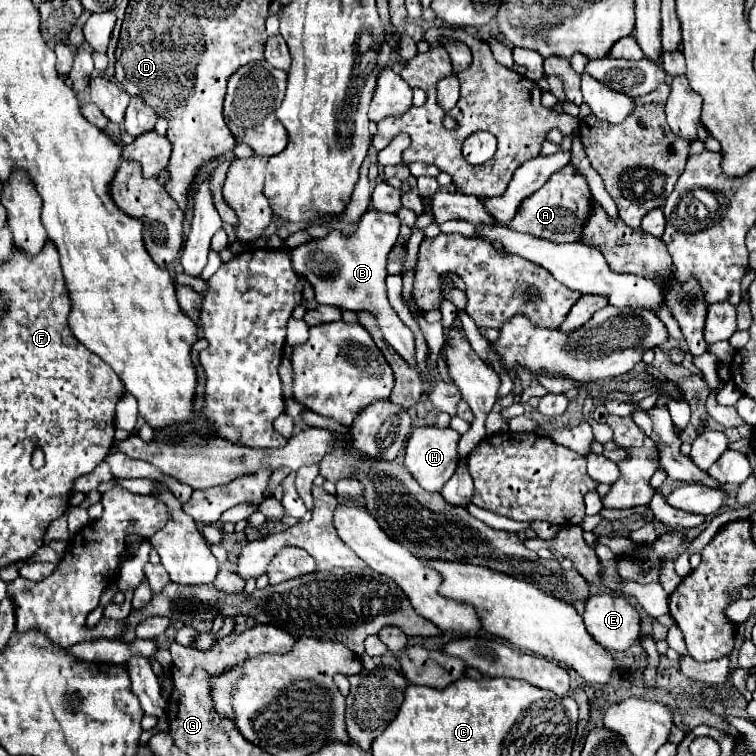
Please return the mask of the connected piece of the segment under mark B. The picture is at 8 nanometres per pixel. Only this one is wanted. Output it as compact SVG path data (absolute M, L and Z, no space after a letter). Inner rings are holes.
M368 210L362 214L358 228L352 236L344 238L336 232L328 234L326 238L316 240L314 244L310 244L312 250L320 252L334 252L338 248L342 248L342 260L332 260L338 264L338 272L334 276L328 274L318 274L312 270L304 270L304 274L300 274L302 278L306 278L316 292L316 302L318 304L332 304L332 306L342 306L348 308L352 312L356 310L368 310L376 316L378 326L384 332L384 340L414 368L418 370L416 364L416 350L414 350L414 334L408 326L404 326L404 322L398 318L398 314L394 312L394 308L390 306L388 298L386 298L386 258L388 252L392 250L392 246L396 244L400 232L400 220L396 214L384 214L384 212L376 212L376 210Z

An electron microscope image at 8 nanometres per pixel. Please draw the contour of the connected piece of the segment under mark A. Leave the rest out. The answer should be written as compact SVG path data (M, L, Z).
M572 164L564 166L560 172L552 174L550 180L544 184L544 188L536 190L524 204L520 204L512 224L508 228L524 234L532 234L536 238L550 240L554 244L564 244L564 242L578 242L580 238L580 228L584 226L584 220L588 218L588 212L592 208L590 202L590 188L586 180L576 172Z

